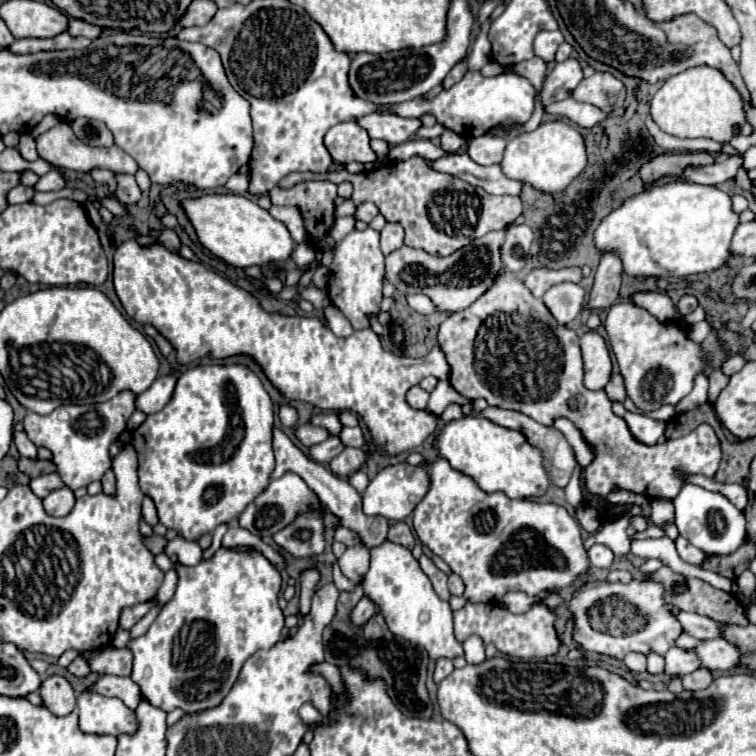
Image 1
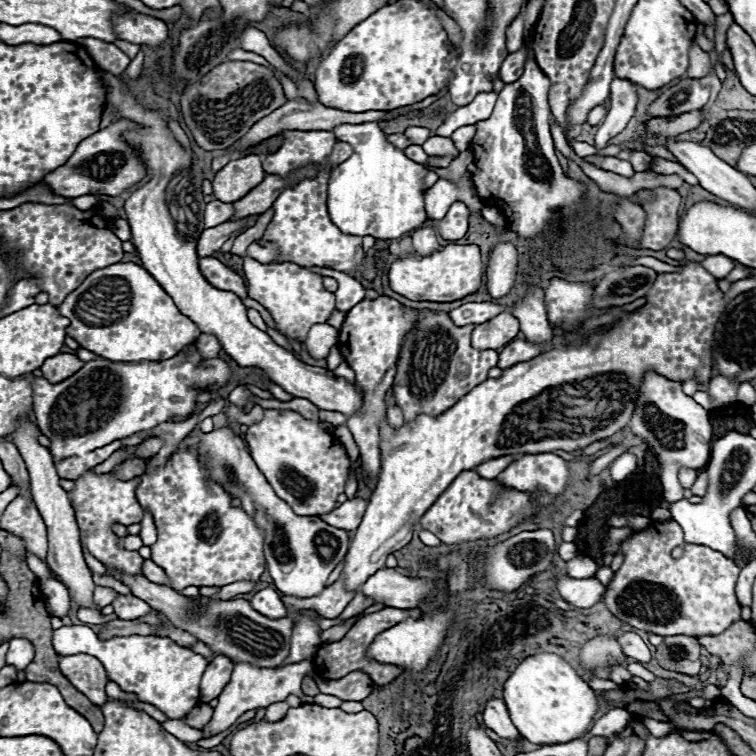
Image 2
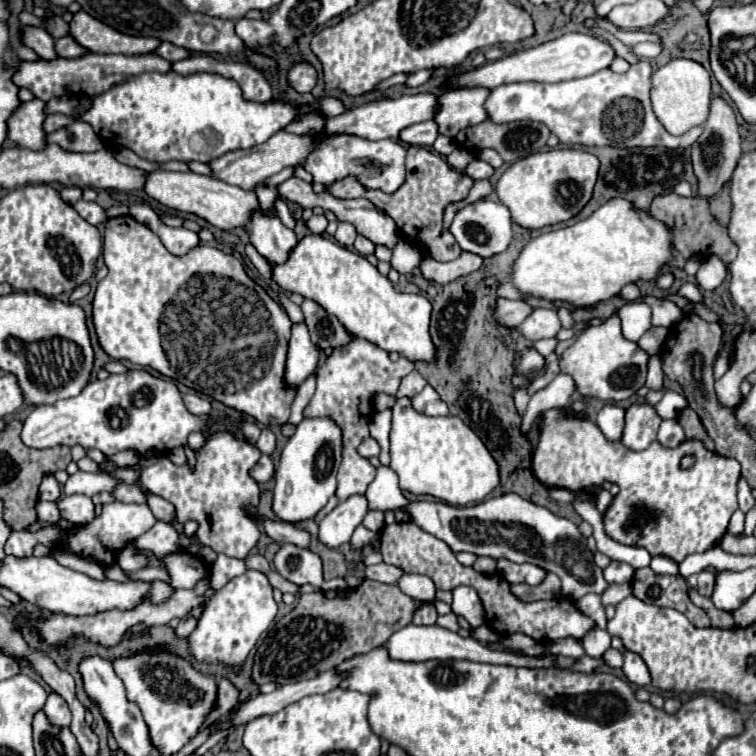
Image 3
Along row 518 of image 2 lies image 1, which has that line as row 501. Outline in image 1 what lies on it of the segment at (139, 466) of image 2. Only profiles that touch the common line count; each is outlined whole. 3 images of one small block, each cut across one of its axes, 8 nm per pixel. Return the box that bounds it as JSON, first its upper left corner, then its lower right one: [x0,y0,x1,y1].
[132,364,274,542]

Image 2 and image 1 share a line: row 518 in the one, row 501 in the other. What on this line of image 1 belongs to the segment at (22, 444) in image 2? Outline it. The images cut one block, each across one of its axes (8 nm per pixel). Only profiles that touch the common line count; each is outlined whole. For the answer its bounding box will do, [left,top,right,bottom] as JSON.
[44,488,74,516]

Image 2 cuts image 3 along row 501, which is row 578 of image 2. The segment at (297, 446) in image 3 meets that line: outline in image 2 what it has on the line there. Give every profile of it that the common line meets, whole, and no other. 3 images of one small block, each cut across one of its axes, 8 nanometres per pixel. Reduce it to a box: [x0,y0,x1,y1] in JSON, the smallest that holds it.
[196,428,348,598]

